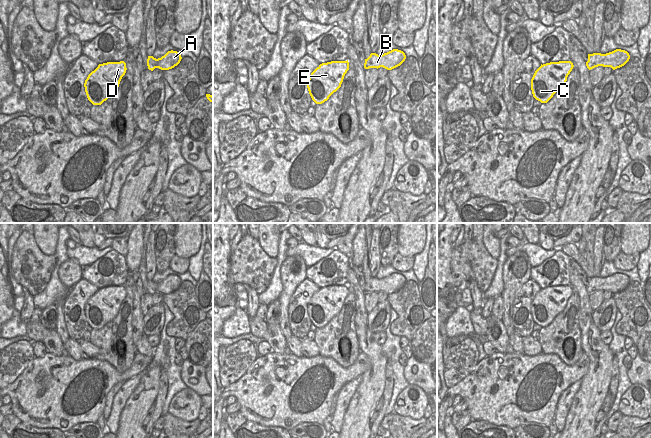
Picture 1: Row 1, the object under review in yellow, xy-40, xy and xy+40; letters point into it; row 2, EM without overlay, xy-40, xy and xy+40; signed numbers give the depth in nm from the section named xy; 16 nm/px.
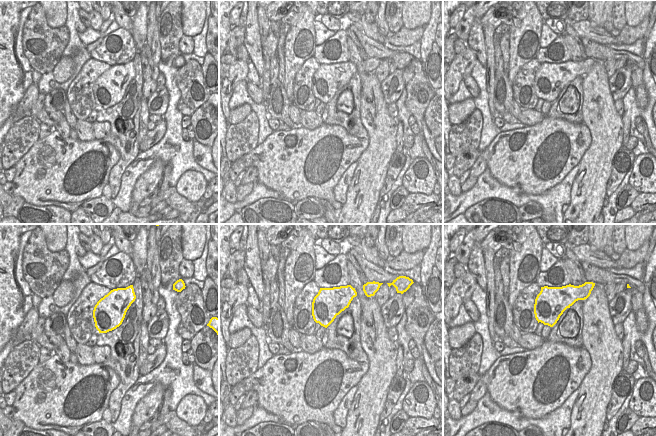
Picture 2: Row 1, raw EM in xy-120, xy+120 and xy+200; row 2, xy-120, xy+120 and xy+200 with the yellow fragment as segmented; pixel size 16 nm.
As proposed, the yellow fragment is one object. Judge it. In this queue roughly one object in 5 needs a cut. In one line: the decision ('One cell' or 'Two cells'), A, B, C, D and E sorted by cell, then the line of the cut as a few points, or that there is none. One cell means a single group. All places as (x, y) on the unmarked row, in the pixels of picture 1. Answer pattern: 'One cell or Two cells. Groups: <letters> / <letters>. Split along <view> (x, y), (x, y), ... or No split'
One cell. Groups: A B C D E. No split.

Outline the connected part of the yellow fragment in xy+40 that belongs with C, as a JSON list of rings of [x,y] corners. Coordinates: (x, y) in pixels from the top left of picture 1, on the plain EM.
[[[571,285],[541,288],[531,303],[533,321],[541,327],[547,327],[565,309],[573,291]]]

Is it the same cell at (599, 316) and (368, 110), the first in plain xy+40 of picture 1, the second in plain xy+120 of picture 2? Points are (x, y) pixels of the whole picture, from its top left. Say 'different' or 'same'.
different

